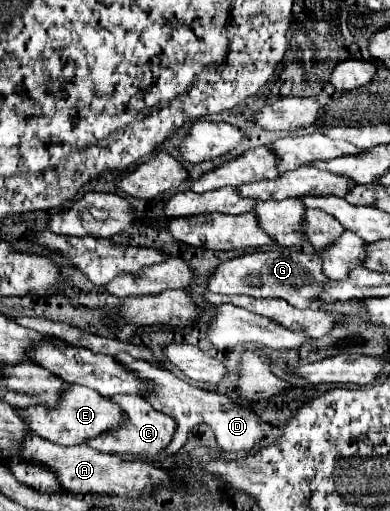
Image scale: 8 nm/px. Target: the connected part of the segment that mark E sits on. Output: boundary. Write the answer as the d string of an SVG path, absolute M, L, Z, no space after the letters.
M68 385L68 389L64 389L60 407L34 405L28 409L20 409L20 415L26 419L26 423L32 427L36 435L56 445L84 445L92 437L98 437L108 429L116 429L116 425L124 421L122 409L110 397L104 397L94 389L84 389L80 385Z

